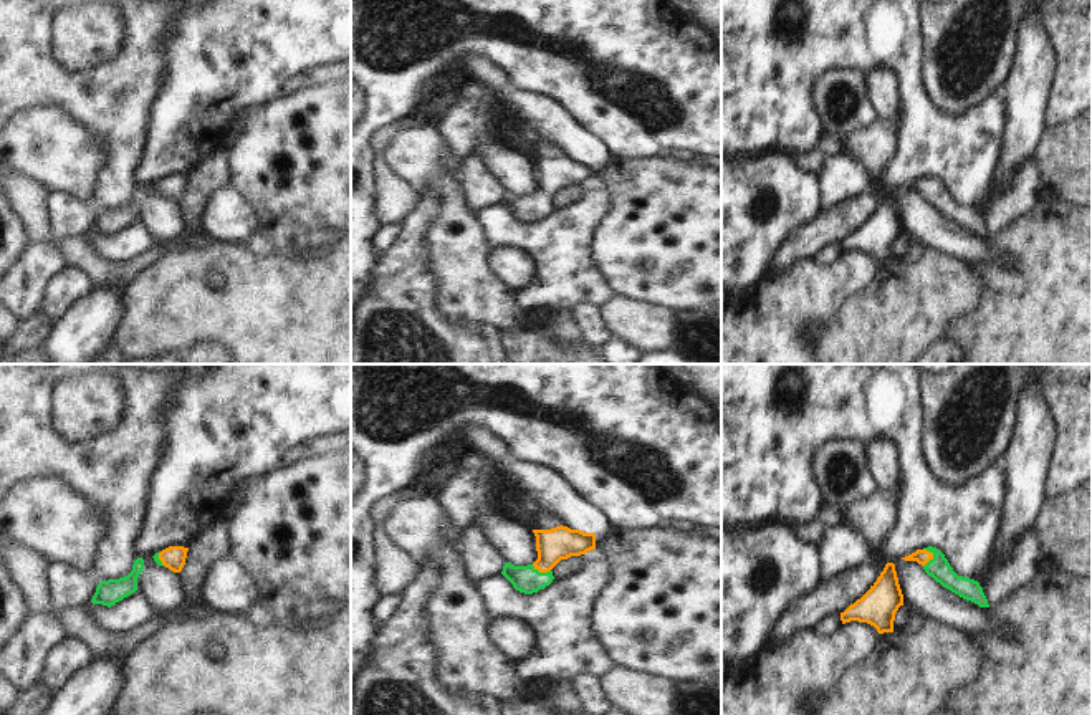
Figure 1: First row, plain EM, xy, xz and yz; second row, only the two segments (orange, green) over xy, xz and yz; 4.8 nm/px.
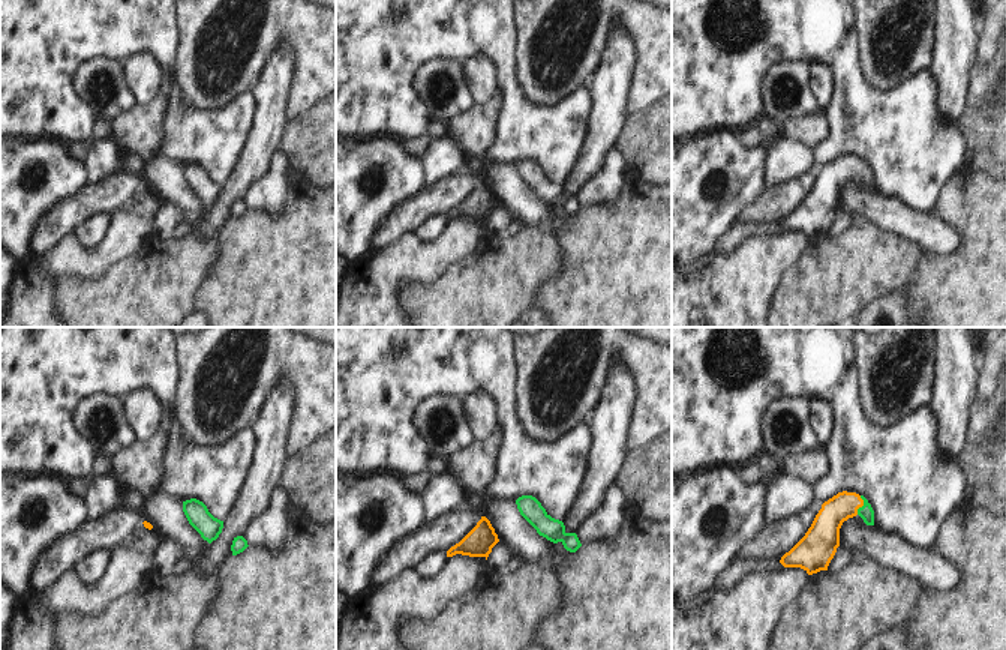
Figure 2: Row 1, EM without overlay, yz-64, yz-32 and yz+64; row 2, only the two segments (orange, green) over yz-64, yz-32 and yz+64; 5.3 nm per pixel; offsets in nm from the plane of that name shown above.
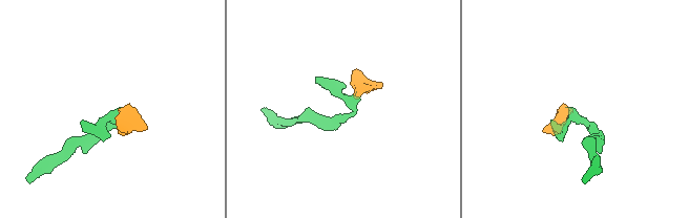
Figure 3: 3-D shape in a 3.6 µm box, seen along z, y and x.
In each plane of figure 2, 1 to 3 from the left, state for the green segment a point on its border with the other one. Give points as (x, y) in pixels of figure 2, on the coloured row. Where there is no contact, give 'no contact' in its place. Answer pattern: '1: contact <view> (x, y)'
1: no contact
2: no contact
3: contact yz+64 (862, 505)

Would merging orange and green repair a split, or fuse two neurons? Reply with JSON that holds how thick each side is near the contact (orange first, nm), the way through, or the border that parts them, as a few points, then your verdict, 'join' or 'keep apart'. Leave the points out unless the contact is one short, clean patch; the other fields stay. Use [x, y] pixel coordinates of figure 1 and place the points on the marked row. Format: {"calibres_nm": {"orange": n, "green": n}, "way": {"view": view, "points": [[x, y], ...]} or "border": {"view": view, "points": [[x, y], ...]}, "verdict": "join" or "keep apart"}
{"calibres_nm": {"orange": 80, "green": 110}, "way": {"view": "yz", "points": [[922, 556], [932, 558], [938, 568]]}, "verdict": "join"}

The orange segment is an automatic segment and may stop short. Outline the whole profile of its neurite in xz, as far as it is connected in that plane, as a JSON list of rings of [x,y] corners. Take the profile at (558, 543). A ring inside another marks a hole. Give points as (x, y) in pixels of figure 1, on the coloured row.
[[[568,526],[551,530],[533,530],[536,536],[538,559],[528,566],[515,566],[505,563],[501,574],[513,588],[524,594],[538,593],[549,586],[554,579],[553,568],[571,556],[586,554],[596,549],[596,535]]]

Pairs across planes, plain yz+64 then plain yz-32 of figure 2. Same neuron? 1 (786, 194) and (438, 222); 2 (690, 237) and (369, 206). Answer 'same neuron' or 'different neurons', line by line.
1: different neurons
2: same neuron

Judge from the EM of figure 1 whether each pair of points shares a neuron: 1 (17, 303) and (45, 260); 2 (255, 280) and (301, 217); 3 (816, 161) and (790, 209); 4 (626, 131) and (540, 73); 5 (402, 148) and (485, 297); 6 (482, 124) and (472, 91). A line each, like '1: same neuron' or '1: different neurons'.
1: same neuron
2: different neurons
3: different neurons
4: same neuron
5: same neuron
6: same neuron

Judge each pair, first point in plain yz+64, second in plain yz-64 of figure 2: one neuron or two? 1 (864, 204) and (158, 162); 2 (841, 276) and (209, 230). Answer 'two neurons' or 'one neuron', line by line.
1: one neuron
2: two neurons

